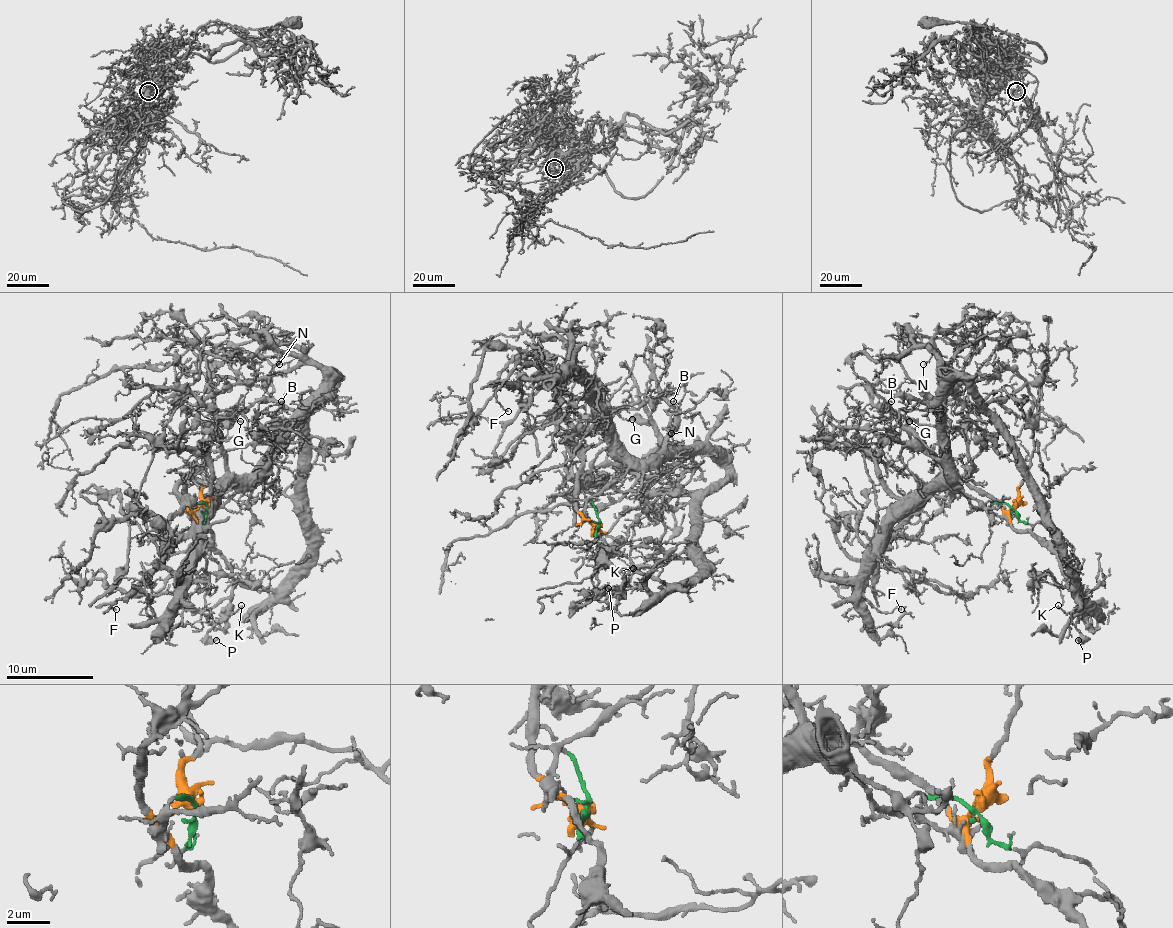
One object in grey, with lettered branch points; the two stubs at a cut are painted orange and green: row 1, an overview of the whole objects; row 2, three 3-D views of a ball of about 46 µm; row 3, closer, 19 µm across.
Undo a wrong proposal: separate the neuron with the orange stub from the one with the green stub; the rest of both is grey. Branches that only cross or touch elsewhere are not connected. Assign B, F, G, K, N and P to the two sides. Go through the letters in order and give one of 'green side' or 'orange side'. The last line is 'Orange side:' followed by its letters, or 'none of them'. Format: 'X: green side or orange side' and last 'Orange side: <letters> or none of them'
B: green side
F: orange side
G: green side
K: orange side
N: green side
P: orange side
Orange side: F, K, P

